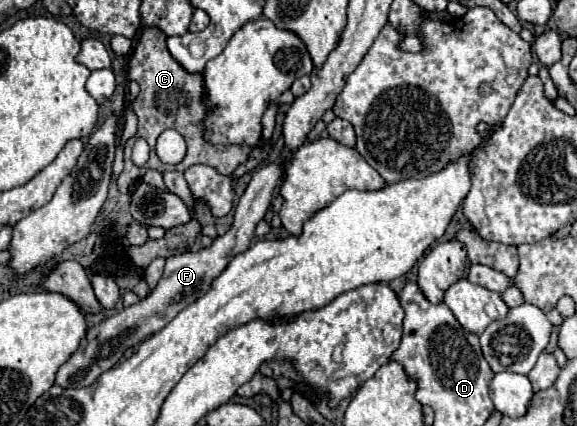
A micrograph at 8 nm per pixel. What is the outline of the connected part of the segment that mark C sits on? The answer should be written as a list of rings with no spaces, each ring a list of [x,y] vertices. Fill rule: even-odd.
[[[147,28],[141,32],[139,36],[139,42],[129,58],[129,78],[135,80],[139,86],[141,86],[141,92],[139,96],[135,98],[135,102],[131,104],[137,118],[139,118],[139,130],[137,130],[137,136],[145,138],[149,148],[151,148],[151,158],[149,162],[143,166],[143,168],[137,168],[133,162],[131,162],[131,146],[135,142],[135,138],[127,140],[127,148],[125,148],[125,170],[123,174],[119,176],[117,180],[117,186],[119,186],[119,192],[127,194],[131,190],[131,186],[135,182],[139,182],[139,178],[145,176],[147,170],[159,170],[161,174],[163,172],[169,172],[169,170],[177,170],[177,172],[183,172],[187,170],[189,166],[193,164],[207,164],[207,166],[213,166],[219,174],[233,174],[235,168],[239,164],[245,164],[253,146],[247,146],[247,144],[227,144],[227,146],[219,146],[219,144],[211,144],[205,140],[203,136],[203,120],[205,116],[209,114],[209,108],[207,104],[203,102],[205,98],[205,84],[203,84],[203,76],[201,74],[189,74],[167,50],[167,44],[165,44],[165,34],[159,30],[159,28]],[[167,128],[173,128],[177,130],[185,142],[187,142],[187,156],[183,158],[183,162],[175,164],[175,166],[167,166],[163,164],[157,154],[155,154],[155,140],[157,136],[167,130]]]

